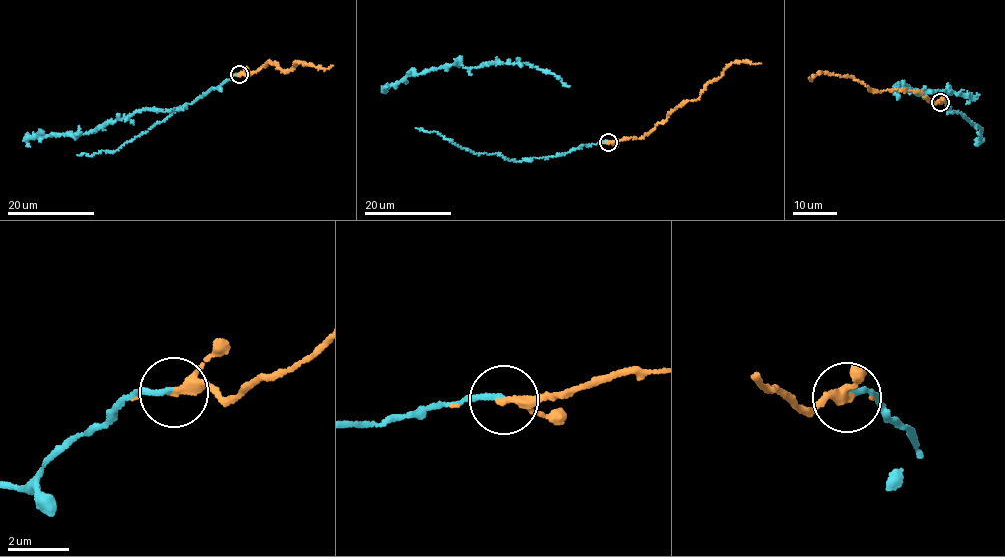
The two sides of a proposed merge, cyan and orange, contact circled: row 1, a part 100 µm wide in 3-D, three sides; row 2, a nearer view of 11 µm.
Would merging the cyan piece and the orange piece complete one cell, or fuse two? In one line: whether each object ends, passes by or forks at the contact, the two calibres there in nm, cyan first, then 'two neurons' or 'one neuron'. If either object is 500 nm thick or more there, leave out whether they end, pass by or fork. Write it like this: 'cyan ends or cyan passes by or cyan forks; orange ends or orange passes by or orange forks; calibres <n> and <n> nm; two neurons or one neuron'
cyan ends; orange forks; calibres 170 and 200 nm; one neuron

